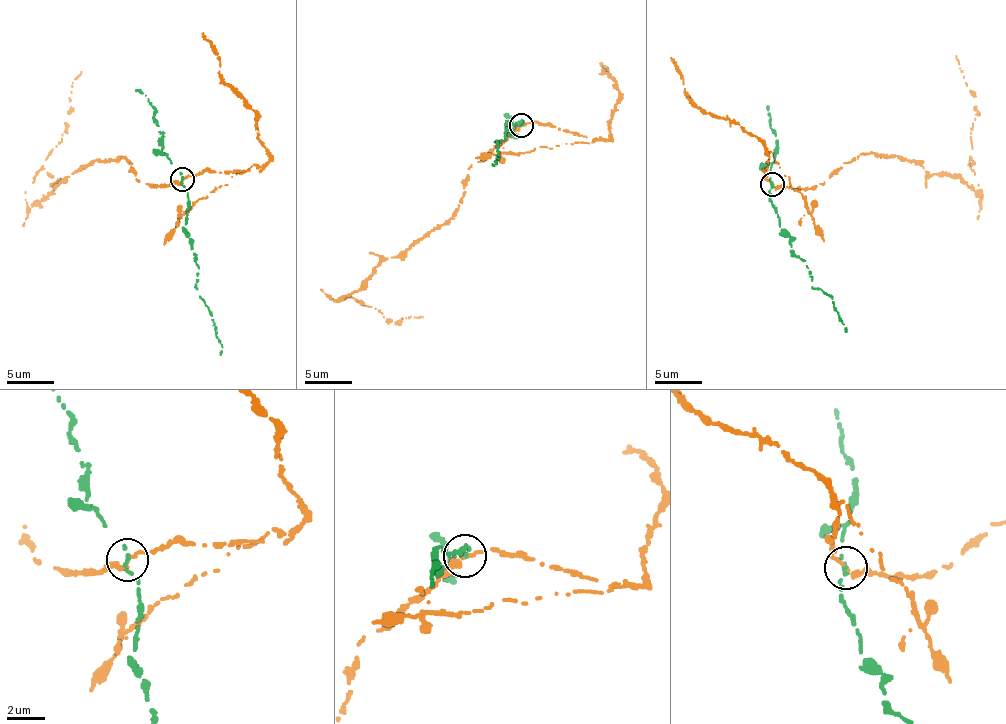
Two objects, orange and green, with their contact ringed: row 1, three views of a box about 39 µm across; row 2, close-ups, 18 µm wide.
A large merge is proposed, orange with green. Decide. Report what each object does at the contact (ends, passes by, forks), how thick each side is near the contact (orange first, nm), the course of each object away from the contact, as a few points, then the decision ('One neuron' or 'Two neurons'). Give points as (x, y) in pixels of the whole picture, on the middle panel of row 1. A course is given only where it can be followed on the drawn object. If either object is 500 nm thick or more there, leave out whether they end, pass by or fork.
At the ring orange ends. At the ring green ends. Thickness 360 nm (orange) against 260 nm. Course of orange: (521, 125), (470, 166), (442, 225), (330, 298), (387, 320), (423, 316). Course of green: (522, 126), (520, 120), (506, 123), (505, 139), (496, 140), (498, 158), (493, 165). Two neurons

